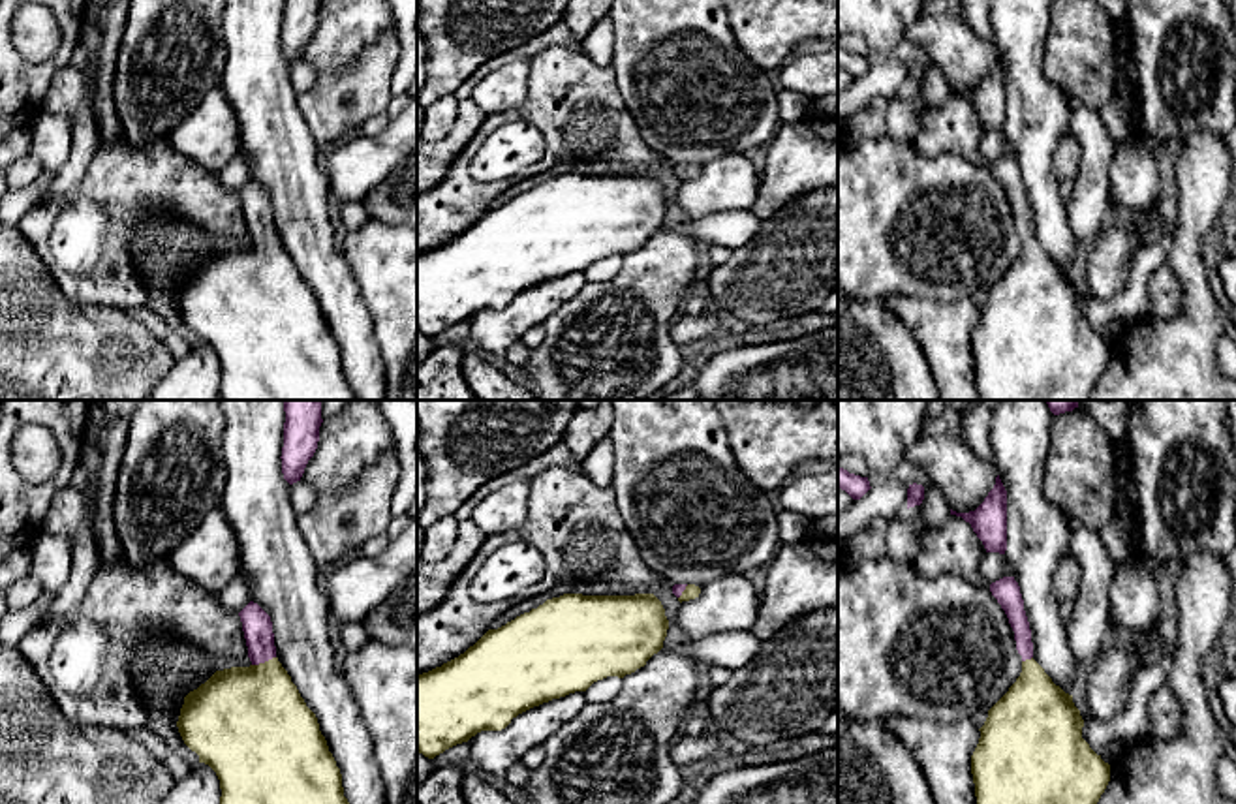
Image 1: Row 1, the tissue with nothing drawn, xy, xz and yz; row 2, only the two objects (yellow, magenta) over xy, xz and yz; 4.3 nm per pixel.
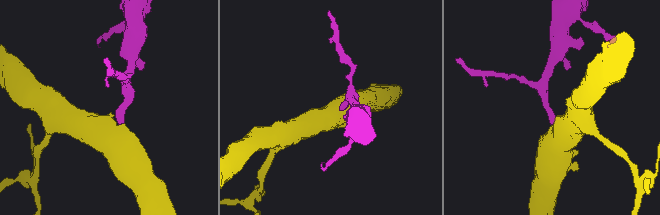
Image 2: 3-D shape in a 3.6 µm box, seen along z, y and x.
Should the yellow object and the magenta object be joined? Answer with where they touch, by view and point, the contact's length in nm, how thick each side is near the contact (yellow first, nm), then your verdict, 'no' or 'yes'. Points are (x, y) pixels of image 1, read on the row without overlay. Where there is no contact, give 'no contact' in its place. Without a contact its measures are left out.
xy (265, 241) | 110 nm | 440/130 nm | yes

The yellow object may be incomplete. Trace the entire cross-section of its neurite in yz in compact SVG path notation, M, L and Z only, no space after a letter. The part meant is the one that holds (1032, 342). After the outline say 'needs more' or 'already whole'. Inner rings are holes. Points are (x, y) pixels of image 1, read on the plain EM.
M1014 156L990 163L1022 235L1022 252L988 289L971 334L979 400L1091 400L1110 344L1082 317L1084 299L1033 239Z; needs more

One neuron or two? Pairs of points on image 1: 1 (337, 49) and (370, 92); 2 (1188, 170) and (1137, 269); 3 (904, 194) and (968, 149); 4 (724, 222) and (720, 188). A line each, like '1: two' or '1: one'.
1: two
2: two
3: two
4: two

